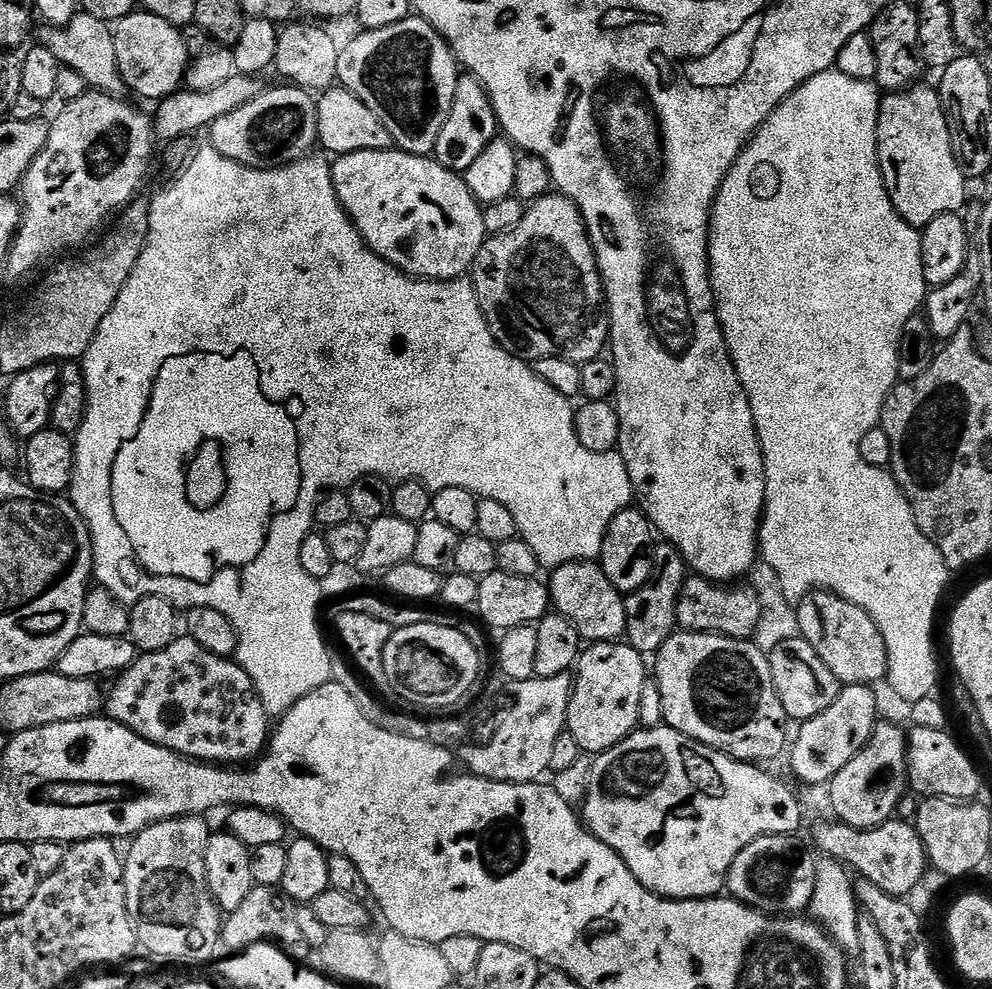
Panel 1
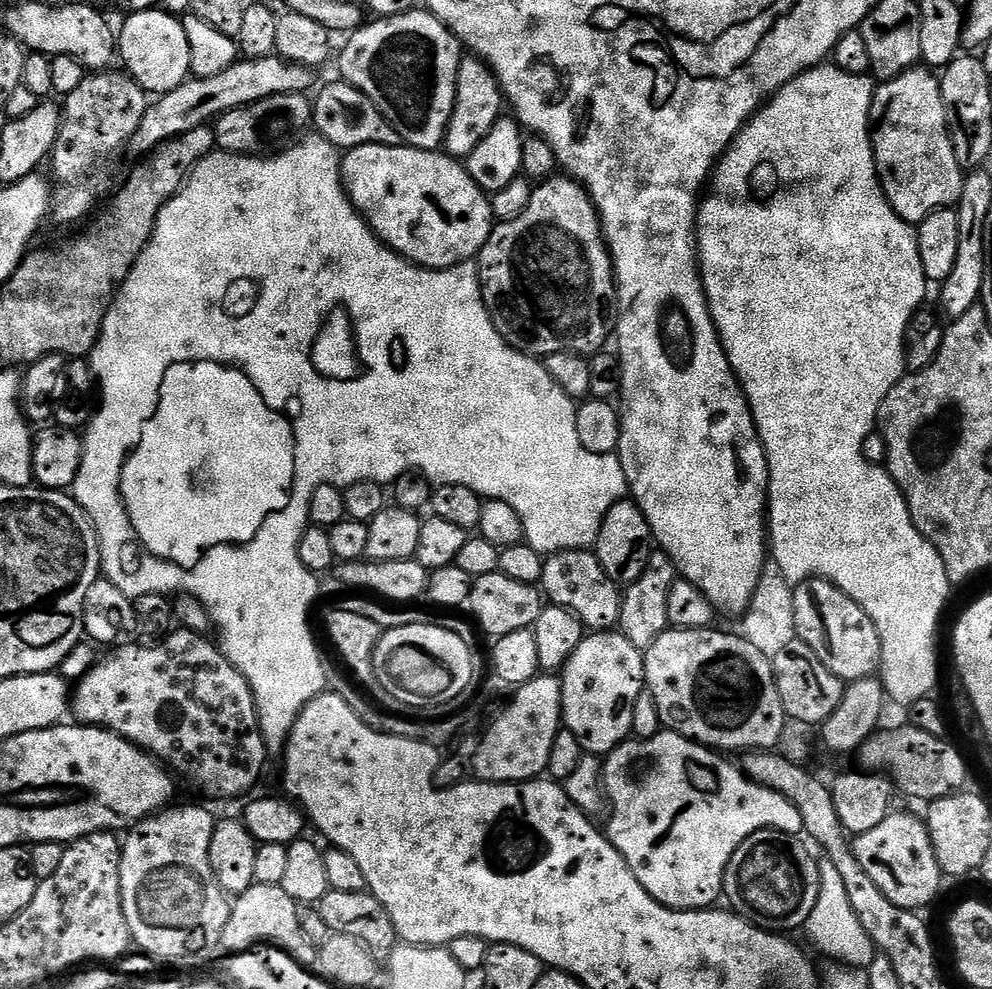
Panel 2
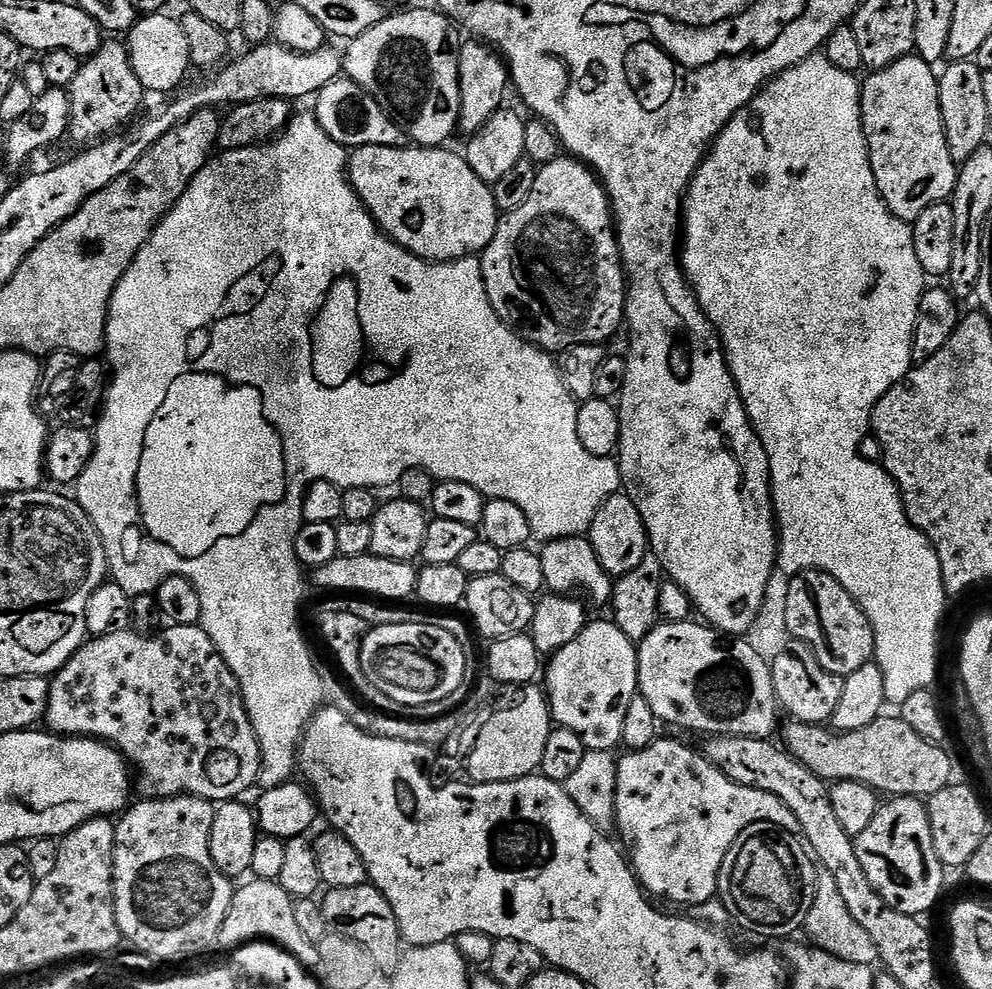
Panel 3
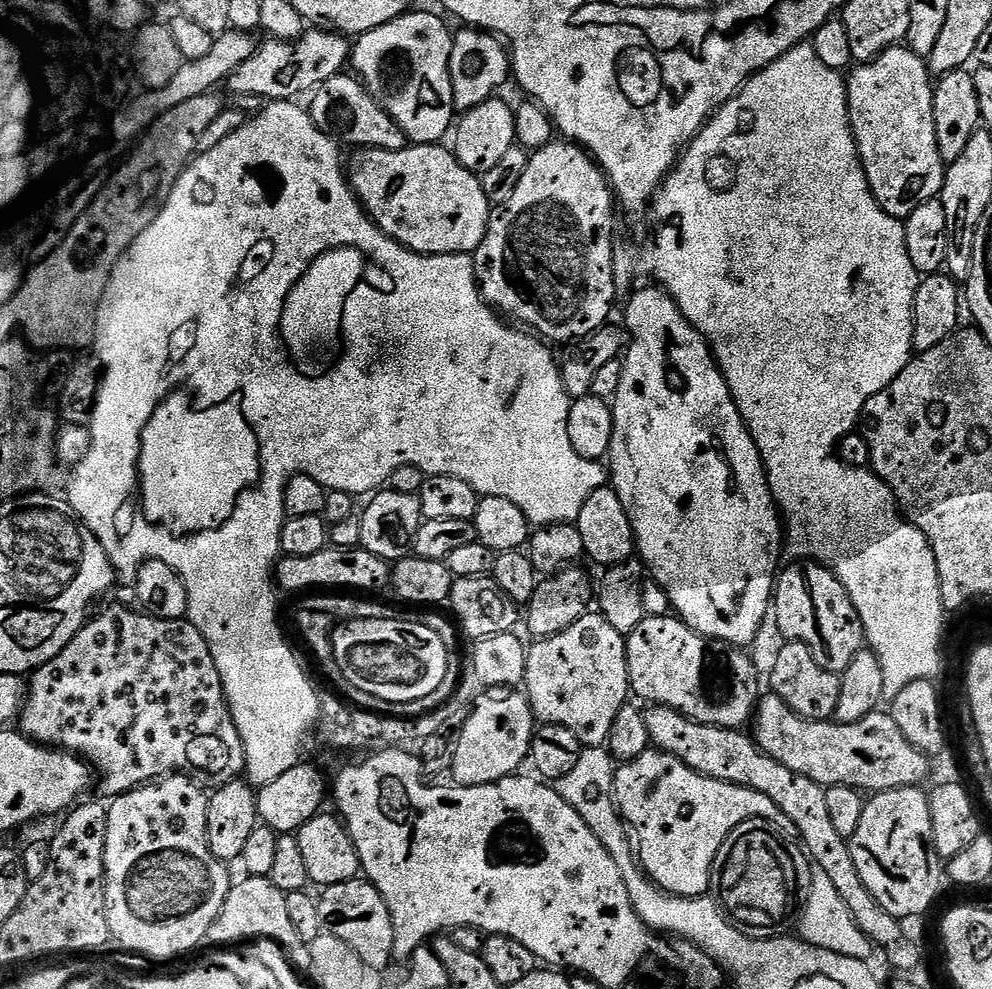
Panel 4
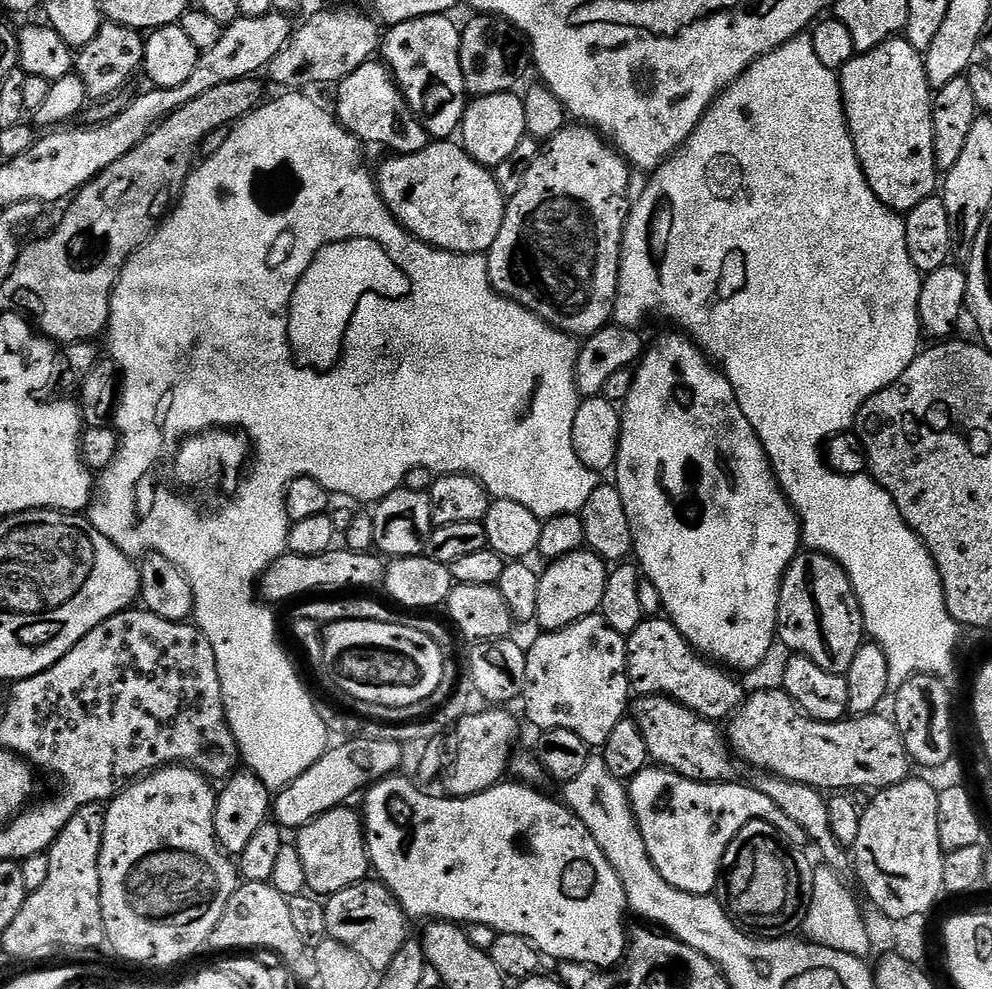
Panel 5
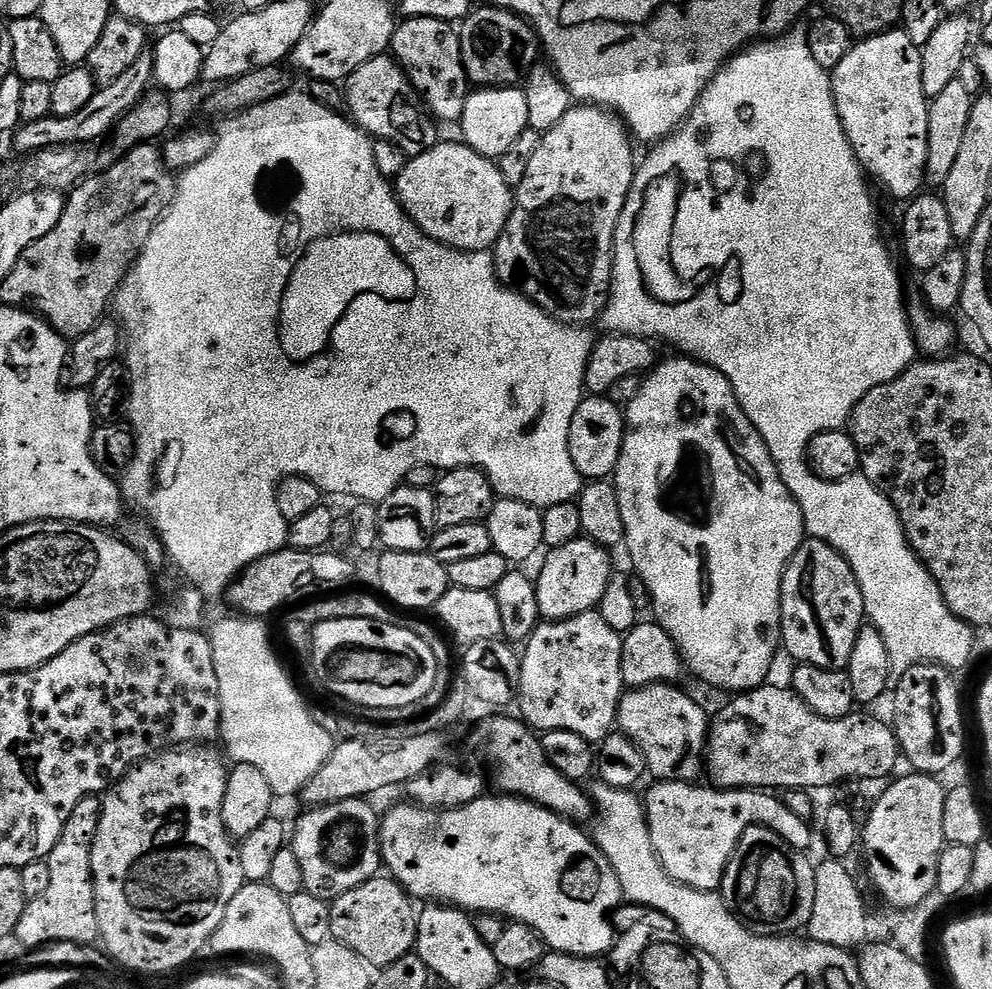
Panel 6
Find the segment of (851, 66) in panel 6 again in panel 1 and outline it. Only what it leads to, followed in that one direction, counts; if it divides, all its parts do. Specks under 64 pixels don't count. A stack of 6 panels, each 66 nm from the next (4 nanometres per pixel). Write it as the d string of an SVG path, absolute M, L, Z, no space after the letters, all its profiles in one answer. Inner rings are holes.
M920 87L887 93L880 101L876 127L878 162L890 202L894 202L897 214L917 230L942 214L959 213L968 200L969 187L954 158L940 93L935 87Z

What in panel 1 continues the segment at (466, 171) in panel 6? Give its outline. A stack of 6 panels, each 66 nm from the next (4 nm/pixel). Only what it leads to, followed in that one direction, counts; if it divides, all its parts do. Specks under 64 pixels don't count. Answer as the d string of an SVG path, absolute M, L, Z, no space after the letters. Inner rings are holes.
M358 150L345 156L337 156L331 161L332 181L336 197L340 205L348 213L352 224L360 232L360 237L366 241L368 248L378 253L387 264L393 264L398 270L402 270L408 276L421 280L458 280L469 275L472 264L476 261L481 246L484 245L486 233L484 230L484 208L480 201L474 198L474 194L466 186L463 175L451 172L446 166L442 166L432 156L415 156L409 152L399 150Z

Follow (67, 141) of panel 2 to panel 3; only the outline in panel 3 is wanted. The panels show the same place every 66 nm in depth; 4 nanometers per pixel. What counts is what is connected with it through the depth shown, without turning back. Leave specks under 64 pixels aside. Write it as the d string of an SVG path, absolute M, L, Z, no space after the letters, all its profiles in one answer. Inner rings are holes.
M120 38L105 39L100 49L81 63L78 75L67 90L72 115L68 136L76 139L80 146L119 133L137 115L140 103L146 99L142 82L138 82L138 74L134 74L128 45Z

